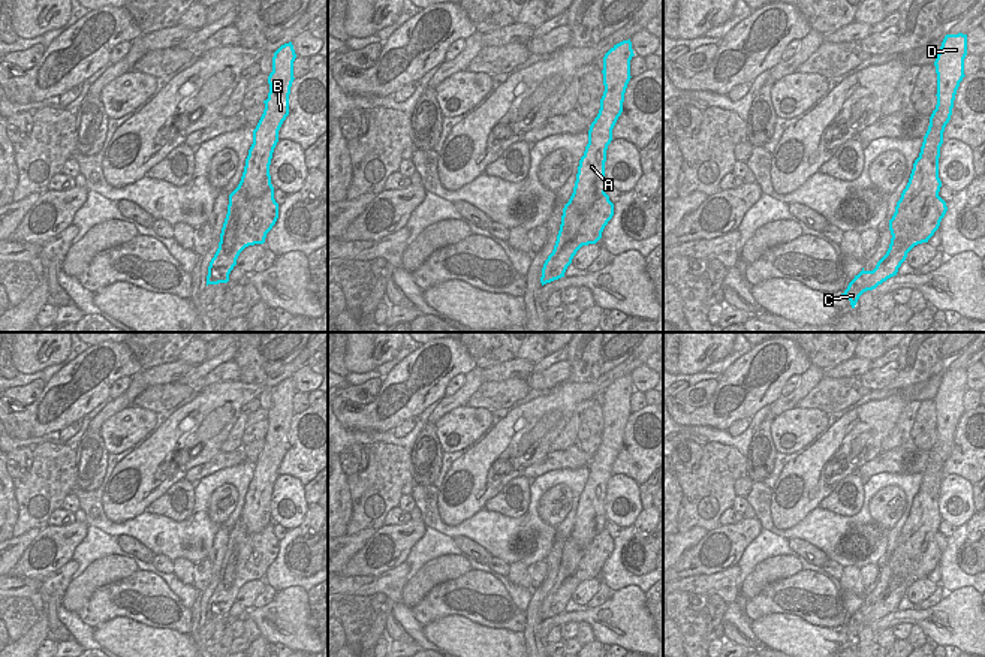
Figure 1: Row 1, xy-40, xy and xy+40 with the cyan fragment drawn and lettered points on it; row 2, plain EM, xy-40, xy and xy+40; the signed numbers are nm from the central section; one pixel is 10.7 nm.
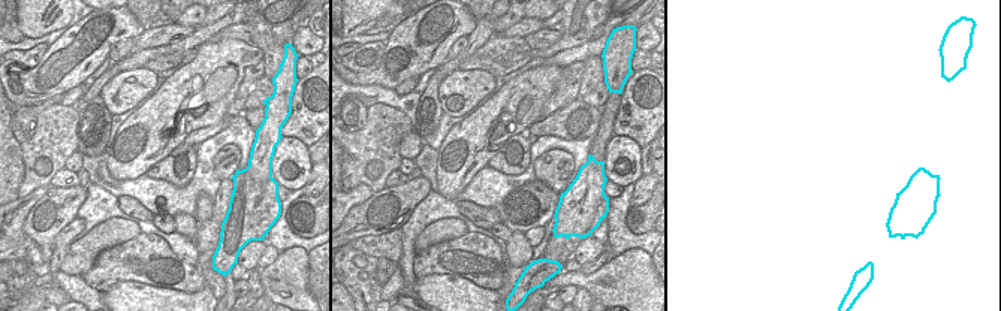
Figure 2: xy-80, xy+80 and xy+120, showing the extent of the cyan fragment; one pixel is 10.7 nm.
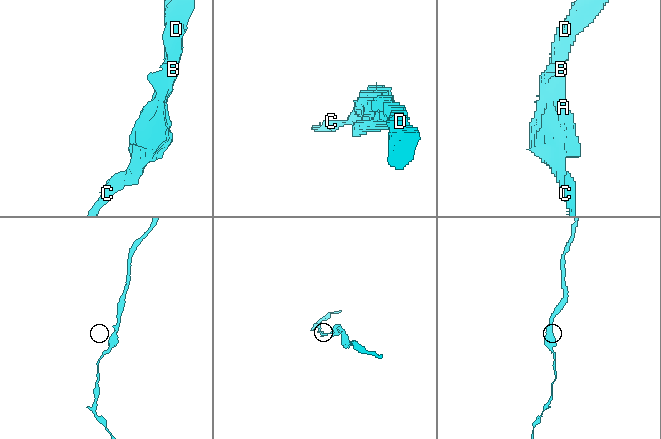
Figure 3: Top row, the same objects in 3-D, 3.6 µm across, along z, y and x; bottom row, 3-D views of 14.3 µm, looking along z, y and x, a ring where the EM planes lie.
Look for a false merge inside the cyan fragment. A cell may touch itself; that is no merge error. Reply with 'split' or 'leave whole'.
split

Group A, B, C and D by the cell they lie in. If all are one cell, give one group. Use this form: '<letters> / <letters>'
A B D / C

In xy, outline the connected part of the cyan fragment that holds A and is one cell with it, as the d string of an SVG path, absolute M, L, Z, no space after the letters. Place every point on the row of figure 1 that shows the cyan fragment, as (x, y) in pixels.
M632 42L614 45L603 57L603 85L600 109L588 130L588 144L579 160L573 193L563 208L561 220L570 226L581 216L587 217L588 204L599 201L606 192L605 162L612 141L612 129L623 112L623 102L630 81Z

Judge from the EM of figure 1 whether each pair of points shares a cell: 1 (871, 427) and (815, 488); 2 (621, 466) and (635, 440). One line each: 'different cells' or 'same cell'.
1: same cell
2: same cell

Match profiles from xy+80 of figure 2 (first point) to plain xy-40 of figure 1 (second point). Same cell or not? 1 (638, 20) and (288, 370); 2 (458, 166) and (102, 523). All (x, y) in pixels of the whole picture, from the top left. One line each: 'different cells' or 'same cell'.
1: same cell
2: different cells

